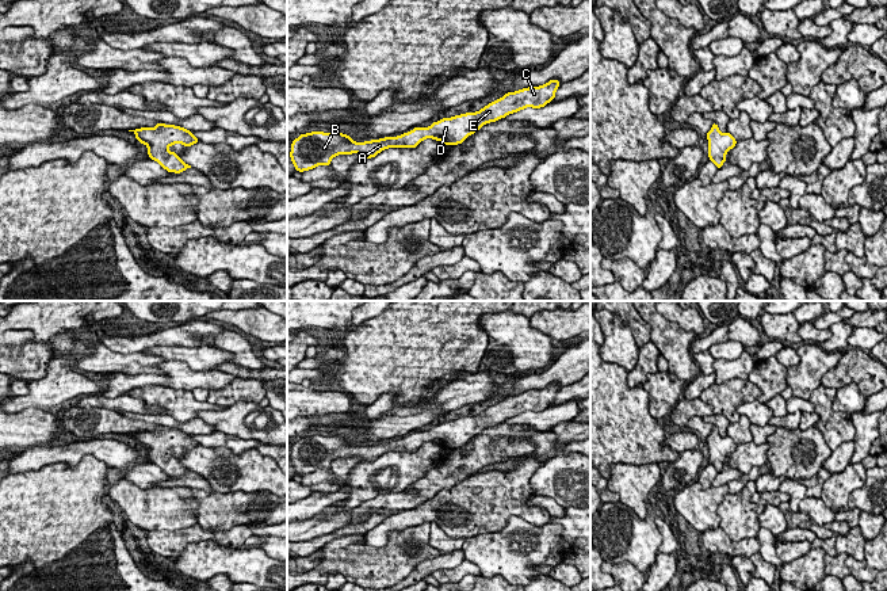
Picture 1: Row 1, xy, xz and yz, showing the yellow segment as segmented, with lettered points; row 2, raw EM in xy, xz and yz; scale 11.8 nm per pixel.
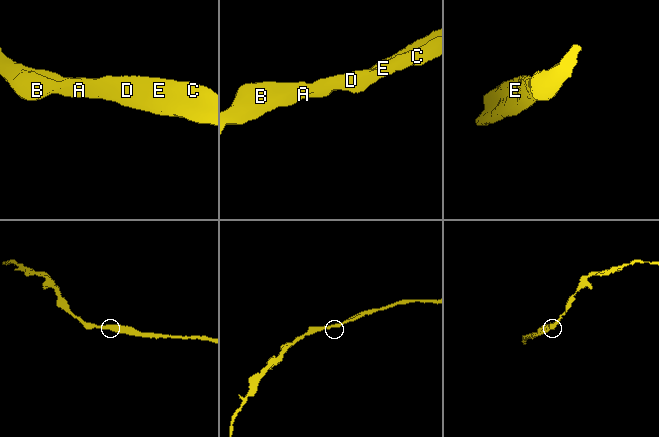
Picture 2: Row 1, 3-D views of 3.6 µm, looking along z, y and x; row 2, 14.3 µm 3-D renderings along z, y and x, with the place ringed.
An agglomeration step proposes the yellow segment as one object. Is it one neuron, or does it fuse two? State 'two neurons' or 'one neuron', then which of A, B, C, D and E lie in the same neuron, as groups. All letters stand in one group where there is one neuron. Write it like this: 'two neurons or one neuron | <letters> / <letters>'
one neuron | A B C D E

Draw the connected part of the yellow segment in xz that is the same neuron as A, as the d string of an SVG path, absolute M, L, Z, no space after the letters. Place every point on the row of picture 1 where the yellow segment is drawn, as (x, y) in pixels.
M550 80L544 85L508 92L477 113L443 118L429 127L418 126L397 137L355 142L343 133L301 134L291 144L290 157L295 169L303 172L317 165L330 165L330 160L339 155L359 153L362 157L371 159L387 148L416 148L425 138L441 141L444 145L458 145L489 122L496 122L525 107L544 107L555 98L559 85L561 81Z

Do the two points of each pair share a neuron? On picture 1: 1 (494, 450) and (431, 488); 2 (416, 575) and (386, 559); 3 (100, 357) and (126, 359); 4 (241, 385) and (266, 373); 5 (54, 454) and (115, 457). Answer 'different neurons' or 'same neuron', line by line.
1: same neuron
2: different neurons
3: same neuron
4: different neurons
5: same neuron

